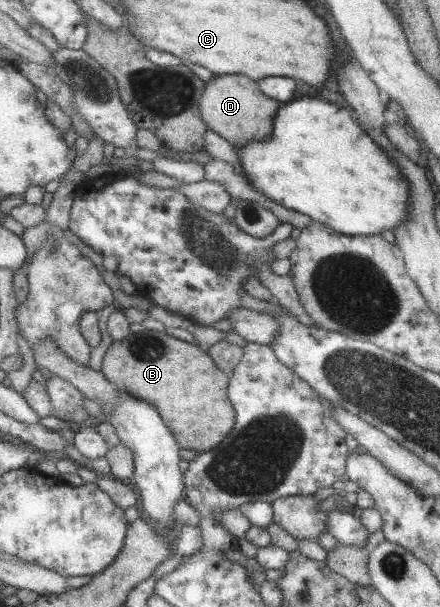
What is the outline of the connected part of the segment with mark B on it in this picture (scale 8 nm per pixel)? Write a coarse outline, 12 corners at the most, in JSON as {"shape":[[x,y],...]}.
{"shape":[[141,328],[100,372],[159,411],[180,449],[233,427],[229,375],[202,347]]}

